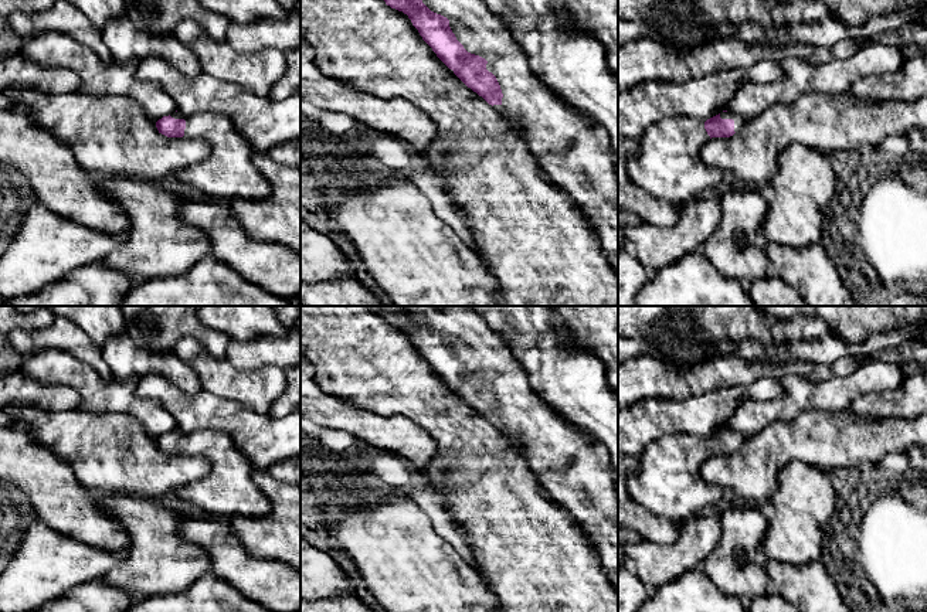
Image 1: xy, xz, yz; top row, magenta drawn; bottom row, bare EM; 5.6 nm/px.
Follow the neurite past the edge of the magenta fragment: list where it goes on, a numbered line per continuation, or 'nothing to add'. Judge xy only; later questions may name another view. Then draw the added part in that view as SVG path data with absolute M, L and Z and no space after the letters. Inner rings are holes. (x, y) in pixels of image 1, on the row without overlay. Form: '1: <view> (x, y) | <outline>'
1: xy (228, 490) | M213 429L170 434L184 436L184 452L207 458L211 465L207 476L176 490L177 499L220 518L258 517L271 511L271 500L252 480L255 469L230 435Z

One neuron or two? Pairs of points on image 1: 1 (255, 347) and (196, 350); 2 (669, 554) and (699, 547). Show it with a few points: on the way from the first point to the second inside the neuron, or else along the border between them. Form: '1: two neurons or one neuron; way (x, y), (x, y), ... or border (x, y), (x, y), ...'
1: two neurons; border (226, 357), (240, 370), (257, 370)
2: one neuron; way (676, 554), (685, 554), (692, 547)

